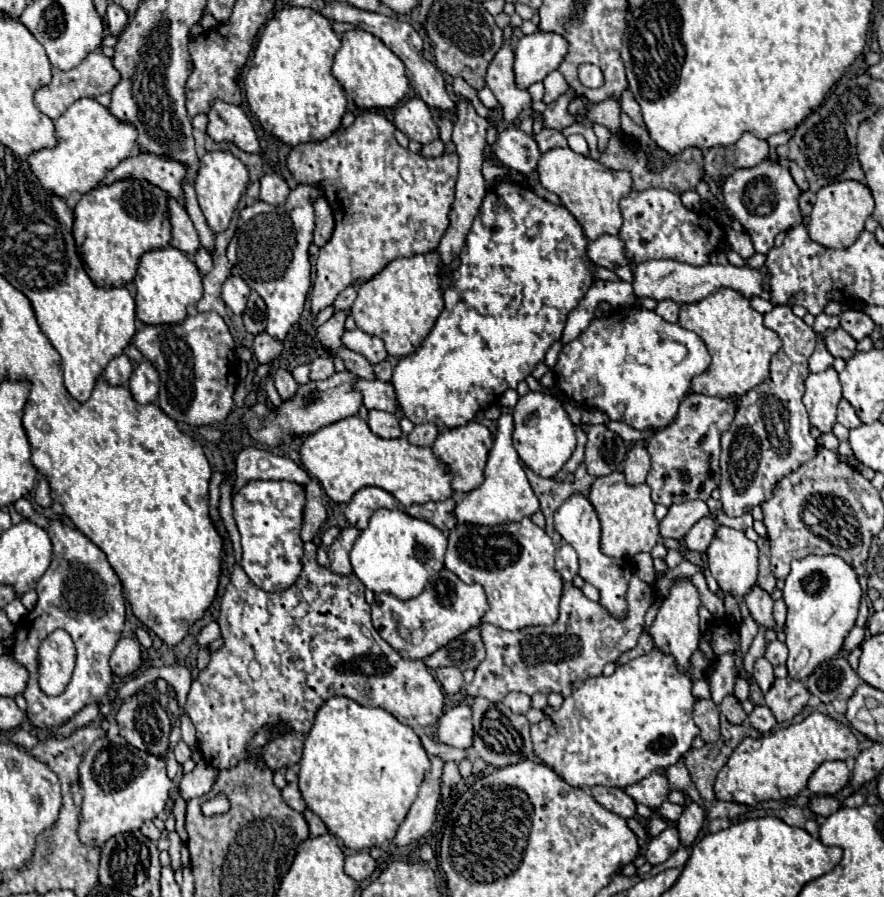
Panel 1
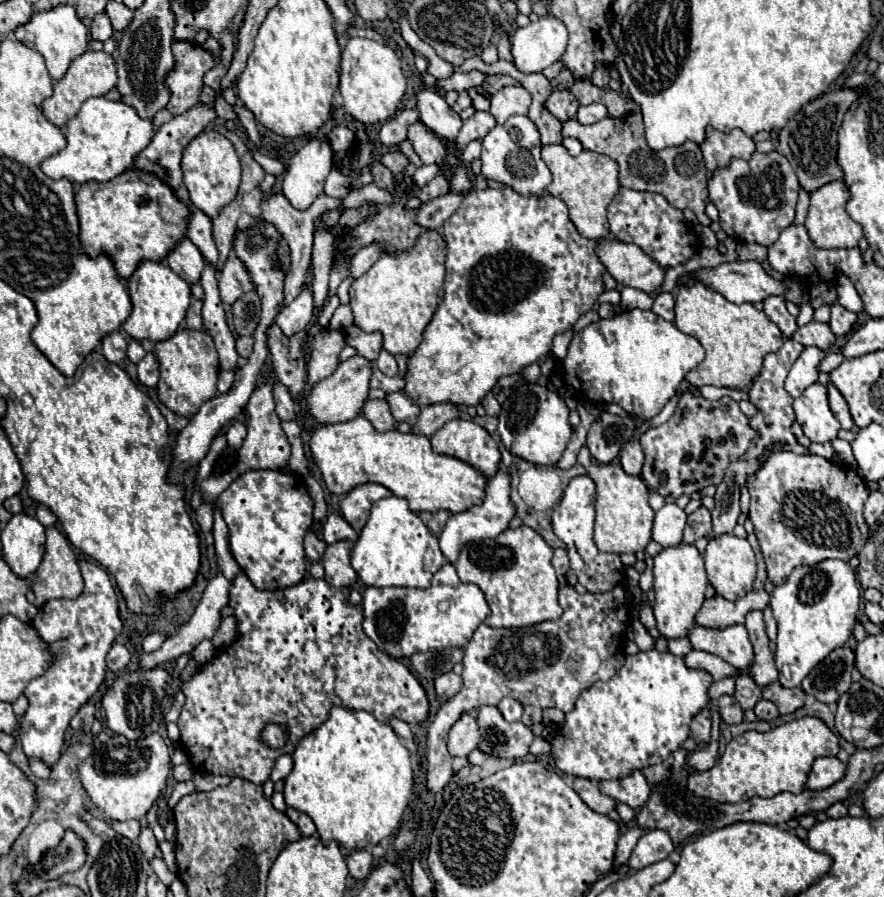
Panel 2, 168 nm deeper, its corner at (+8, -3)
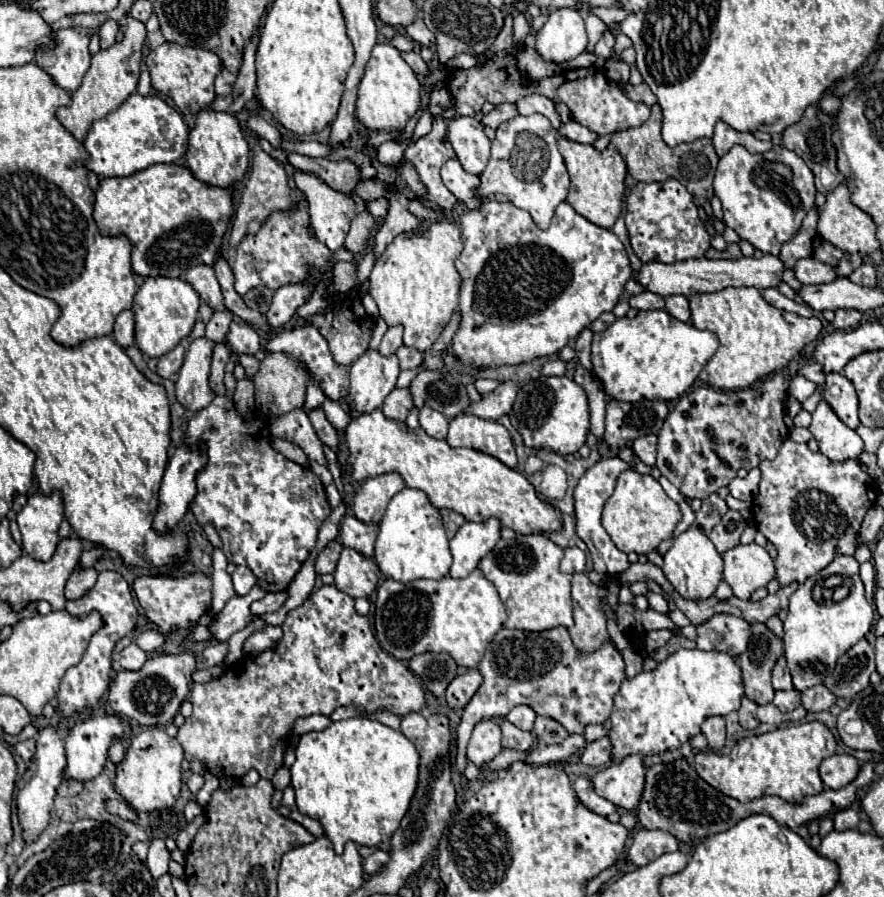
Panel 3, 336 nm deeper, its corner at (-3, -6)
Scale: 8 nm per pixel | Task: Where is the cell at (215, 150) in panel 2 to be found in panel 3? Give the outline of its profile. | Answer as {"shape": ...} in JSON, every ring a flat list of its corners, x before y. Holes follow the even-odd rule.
{"shape":[[201,110,189,132,185,166,193,172,193,176,199,182,215,186,215,188,231,188,237,182,241,182,249,166,249,146,239,128,237,118,227,112]]}

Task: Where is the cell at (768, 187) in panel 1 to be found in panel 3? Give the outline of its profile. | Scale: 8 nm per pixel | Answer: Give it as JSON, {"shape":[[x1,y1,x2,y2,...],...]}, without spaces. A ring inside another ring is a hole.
{"shape":[[733,146,719,160,715,180,713,180,713,190,723,204,723,222,729,228,733,228,739,234,739,238,749,240,753,248,775,256,779,254,781,244,791,240,791,236,799,230,807,210,815,202,815,184,813,184,811,170,795,152,787,150,785,146,773,146,763,154,749,154,743,146]]}

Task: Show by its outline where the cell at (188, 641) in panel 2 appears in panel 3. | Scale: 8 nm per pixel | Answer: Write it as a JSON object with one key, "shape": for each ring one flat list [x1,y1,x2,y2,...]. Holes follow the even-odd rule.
{"shape":[[255,586,249,594,245,596,239,596,235,594,227,604,225,608,213,616,211,624,209,624,209,630,211,630,211,640,215,642,227,642,231,634,235,634,237,630,243,630,249,622,251,622,251,610,249,606,255,602,255,600,261,600,265,596,265,592]]}

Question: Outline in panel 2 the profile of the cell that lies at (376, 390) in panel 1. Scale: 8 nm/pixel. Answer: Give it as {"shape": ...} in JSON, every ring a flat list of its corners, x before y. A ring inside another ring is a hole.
{"shape":[[396,393,396,395,386,395,386,399,392,407,392,415,394,415,396,421,404,421,404,423,410,423,410,425,414,425,418,421,420,407,408,395]]}

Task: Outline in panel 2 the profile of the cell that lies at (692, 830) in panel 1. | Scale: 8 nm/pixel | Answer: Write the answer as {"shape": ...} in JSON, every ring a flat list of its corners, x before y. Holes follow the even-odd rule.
{"shape":[[802,717,790,723,782,723,766,733,746,731,734,737,718,763,708,771,692,771,688,775,688,787,696,795,704,795,722,803,738,803,750,797,768,797,780,791,800,793,806,785,810,767,816,757,836,755,838,737,816,717]]}

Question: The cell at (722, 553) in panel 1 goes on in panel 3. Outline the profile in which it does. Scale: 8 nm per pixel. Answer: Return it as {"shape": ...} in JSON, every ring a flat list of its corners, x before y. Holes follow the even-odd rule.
{"shape":[[737,544,735,548,723,554,725,570,723,580,731,586,737,598,747,600,757,588,767,586,767,582,775,576,775,566,771,556,763,546]]}

